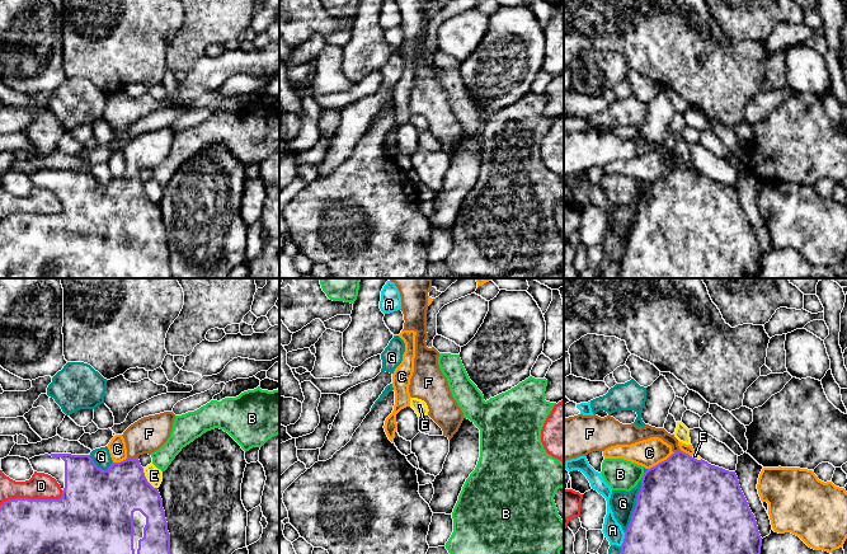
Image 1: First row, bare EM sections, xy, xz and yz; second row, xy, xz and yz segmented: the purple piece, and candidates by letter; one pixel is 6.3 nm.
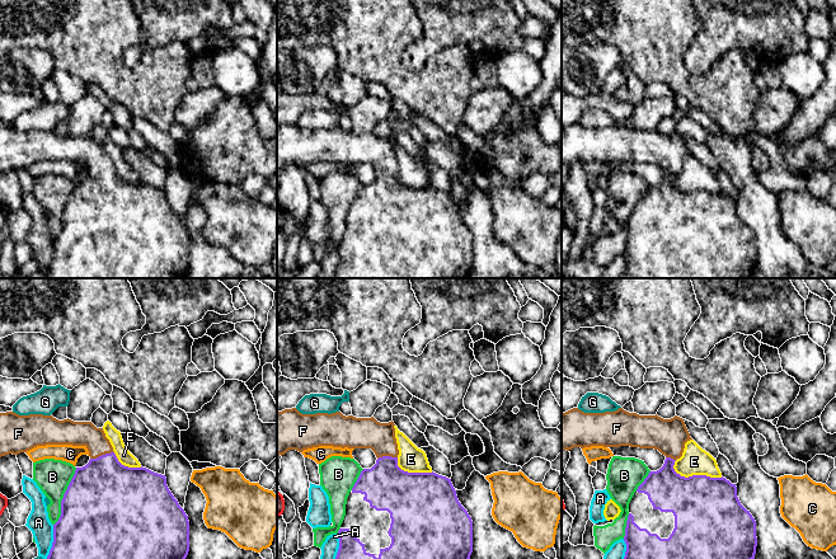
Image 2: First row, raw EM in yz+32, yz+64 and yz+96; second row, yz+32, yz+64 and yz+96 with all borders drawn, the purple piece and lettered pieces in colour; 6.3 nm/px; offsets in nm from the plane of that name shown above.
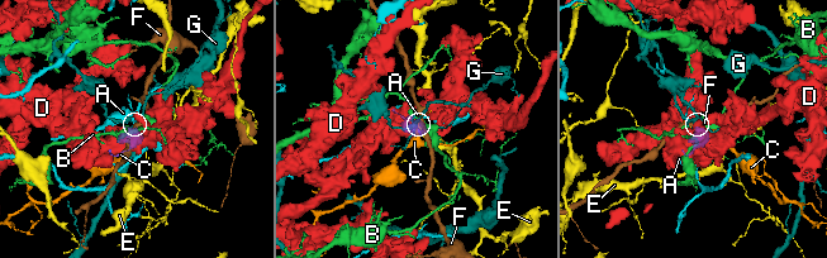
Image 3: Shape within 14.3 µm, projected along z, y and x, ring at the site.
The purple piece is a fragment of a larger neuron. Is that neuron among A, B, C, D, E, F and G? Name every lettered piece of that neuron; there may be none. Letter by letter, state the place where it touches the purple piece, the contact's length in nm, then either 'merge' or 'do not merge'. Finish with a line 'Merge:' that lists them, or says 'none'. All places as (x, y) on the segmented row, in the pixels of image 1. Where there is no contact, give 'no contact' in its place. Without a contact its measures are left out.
A: meets purple in yz at (624, 539); contact 90 nm long; do not merge
B: meets purple in yz at (643, 475); contact 40 nm long; do not merge
C: meets purple in yz at (662, 461); contact 200 nm long; do not merge
D: meets purple in xy at (33, 499); contact 420 nm long; do not merge
E: meets purple in xy at (146, 479); contact 160 nm long; do not merge
F: meets purple in xy at (132, 459); contact 70 nm long; merge
G: meets purple in yz at (636, 505); contact 360 nm long; do not merge
Merge: F

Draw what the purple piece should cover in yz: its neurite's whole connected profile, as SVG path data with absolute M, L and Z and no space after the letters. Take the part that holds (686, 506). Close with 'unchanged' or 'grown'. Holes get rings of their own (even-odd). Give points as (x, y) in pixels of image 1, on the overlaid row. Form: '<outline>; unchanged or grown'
M611 414L604 418L583 416L564 418L564 461L587 456L593 451L604 451L616 445L631 445L650 437L659 437L672 446L673 454L658 465L648 469L641 479L641 489L620 554L761 554L762 537L757 521L740 489L735 471L697 460L683 452L674 435L664 428L649 424L637 427L635 423L622 424Z; grown

